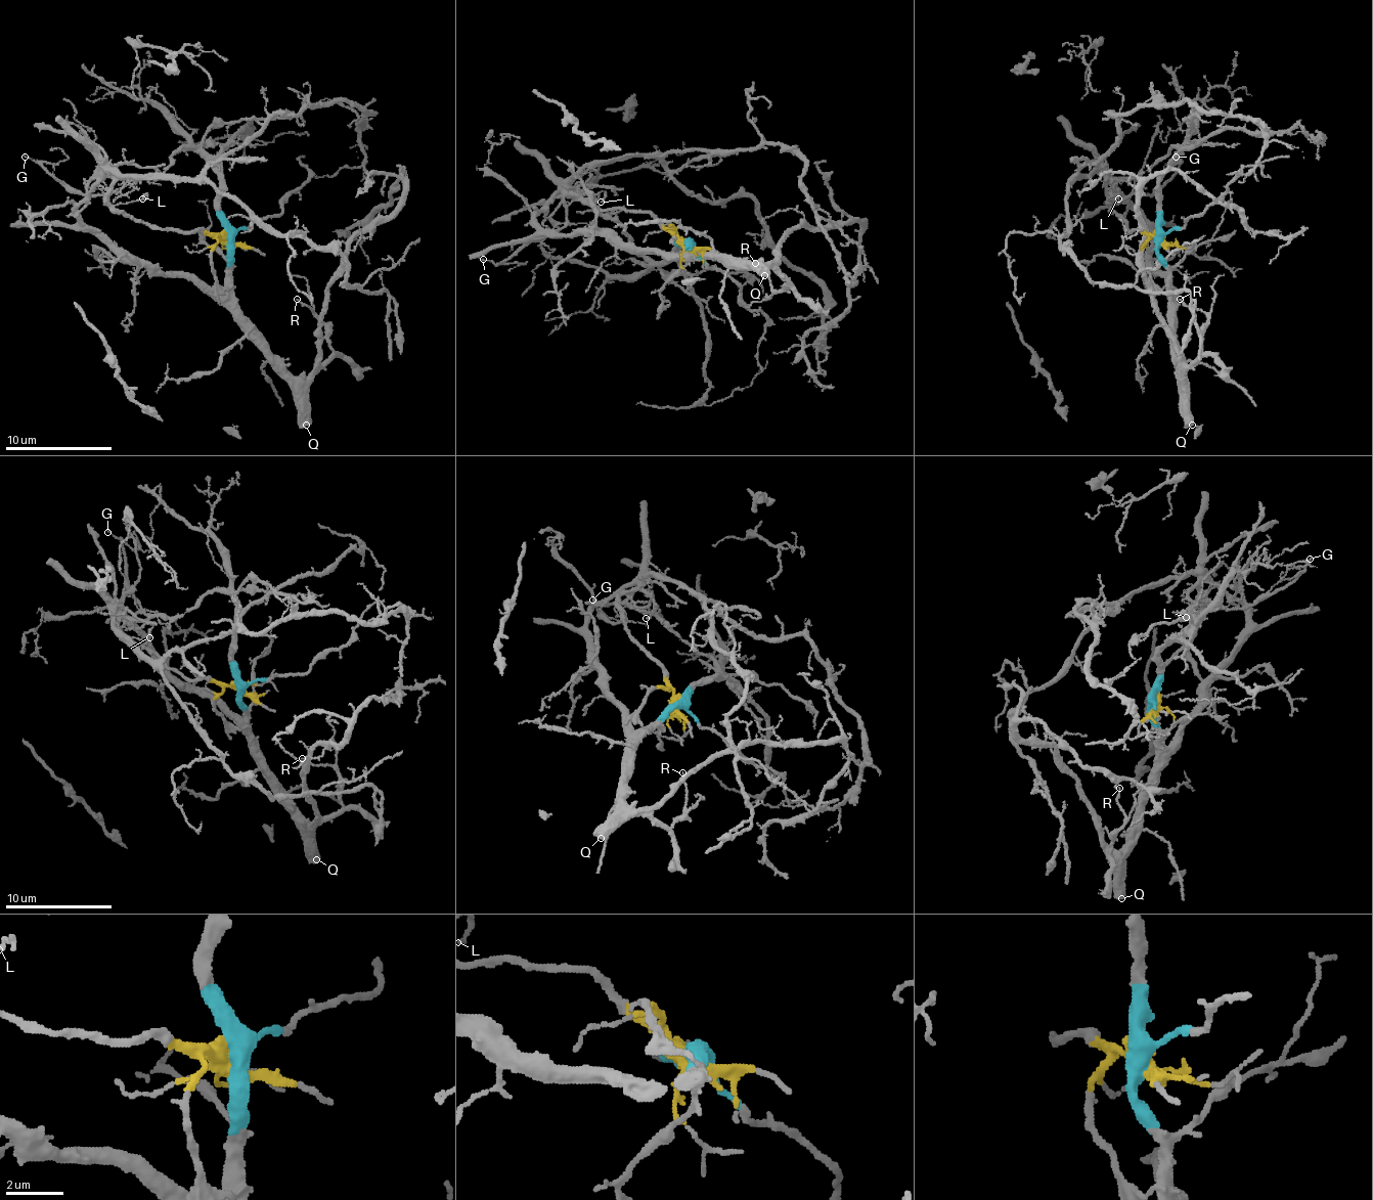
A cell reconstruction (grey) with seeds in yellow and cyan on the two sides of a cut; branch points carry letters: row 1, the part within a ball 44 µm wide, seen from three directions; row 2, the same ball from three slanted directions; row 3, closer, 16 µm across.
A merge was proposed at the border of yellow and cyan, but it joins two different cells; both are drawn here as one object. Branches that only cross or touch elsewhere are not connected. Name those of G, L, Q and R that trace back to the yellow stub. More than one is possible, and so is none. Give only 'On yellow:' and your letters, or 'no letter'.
On yellow: G, L

